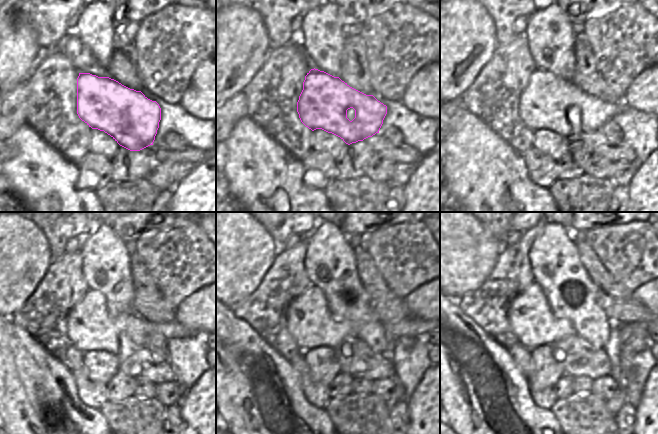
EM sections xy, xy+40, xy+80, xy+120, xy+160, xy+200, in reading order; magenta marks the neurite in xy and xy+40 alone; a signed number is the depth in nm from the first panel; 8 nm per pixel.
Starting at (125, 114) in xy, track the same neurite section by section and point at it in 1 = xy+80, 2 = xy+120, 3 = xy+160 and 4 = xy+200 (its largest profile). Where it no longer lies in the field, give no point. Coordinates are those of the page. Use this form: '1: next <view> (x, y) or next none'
1: next xy+80 (545, 102)
2: next xy+120 (90, 327)
3: next xy+160 (309, 320)
4: next xy+200 (531, 319)

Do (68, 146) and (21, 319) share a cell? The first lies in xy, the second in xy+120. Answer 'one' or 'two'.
one

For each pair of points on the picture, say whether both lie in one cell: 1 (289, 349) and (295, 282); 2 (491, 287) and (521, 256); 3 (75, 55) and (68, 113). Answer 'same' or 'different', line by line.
1: same
2: same
3: different

